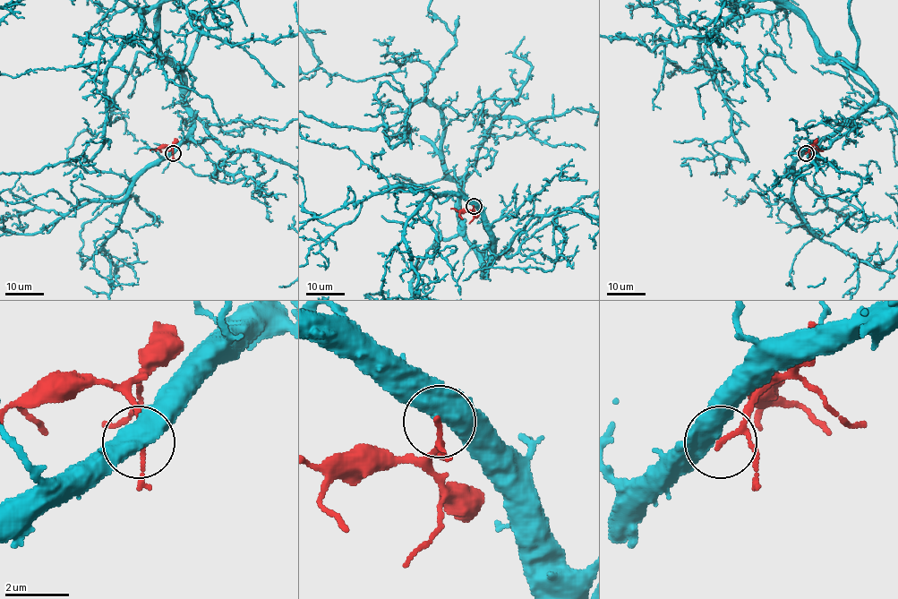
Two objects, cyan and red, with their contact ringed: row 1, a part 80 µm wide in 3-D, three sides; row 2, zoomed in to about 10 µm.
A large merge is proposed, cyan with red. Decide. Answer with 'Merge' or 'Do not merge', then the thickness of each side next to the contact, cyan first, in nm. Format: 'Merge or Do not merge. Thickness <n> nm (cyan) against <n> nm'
Do not merge. Thickness 550 nm (cyan) against 130 nm

